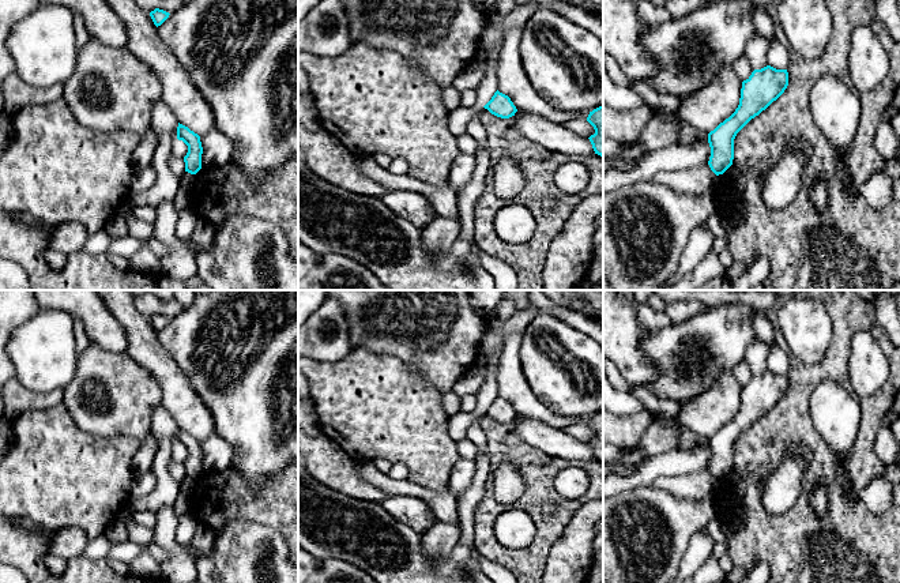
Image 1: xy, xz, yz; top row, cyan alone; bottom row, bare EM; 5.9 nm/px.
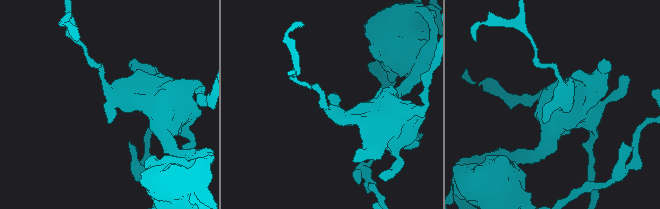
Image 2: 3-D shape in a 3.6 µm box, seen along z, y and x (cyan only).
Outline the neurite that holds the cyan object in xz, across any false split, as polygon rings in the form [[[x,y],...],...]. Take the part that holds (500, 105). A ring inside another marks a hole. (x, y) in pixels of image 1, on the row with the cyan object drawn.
[[[498,90],[483,108],[487,109],[492,114],[501,119],[509,119],[517,112],[511,98]]]

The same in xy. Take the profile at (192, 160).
[[[178,123],[177,139],[182,140],[188,146],[188,153],[184,157],[185,172],[196,174],[202,169],[203,147],[200,136],[188,127]]]

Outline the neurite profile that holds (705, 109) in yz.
[[[723,67],[711,83],[679,101],[677,117],[709,133],[739,105],[742,82],[733,67]]]

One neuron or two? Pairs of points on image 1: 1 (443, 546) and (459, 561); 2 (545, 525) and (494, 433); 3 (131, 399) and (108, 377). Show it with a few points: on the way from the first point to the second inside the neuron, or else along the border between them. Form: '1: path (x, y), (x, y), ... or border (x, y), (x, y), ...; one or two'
1: border (462, 531), (445, 556), (422, 555); two
2: path (535, 501), (535, 473), (518, 455); one
3: path (125, 394), (113, 383); one

